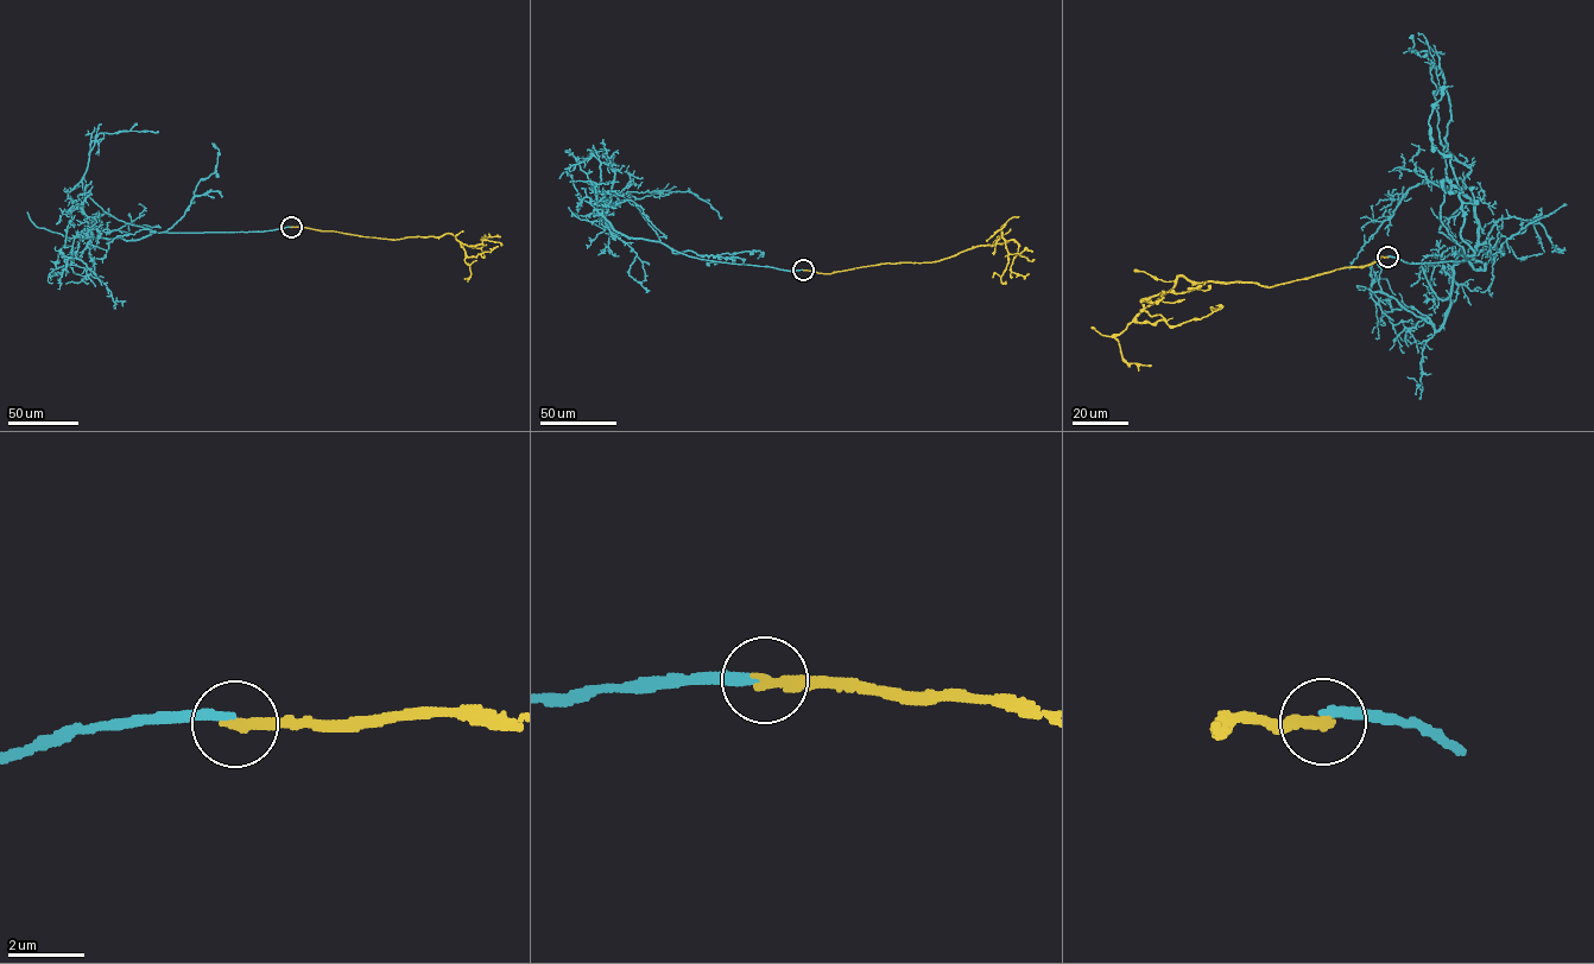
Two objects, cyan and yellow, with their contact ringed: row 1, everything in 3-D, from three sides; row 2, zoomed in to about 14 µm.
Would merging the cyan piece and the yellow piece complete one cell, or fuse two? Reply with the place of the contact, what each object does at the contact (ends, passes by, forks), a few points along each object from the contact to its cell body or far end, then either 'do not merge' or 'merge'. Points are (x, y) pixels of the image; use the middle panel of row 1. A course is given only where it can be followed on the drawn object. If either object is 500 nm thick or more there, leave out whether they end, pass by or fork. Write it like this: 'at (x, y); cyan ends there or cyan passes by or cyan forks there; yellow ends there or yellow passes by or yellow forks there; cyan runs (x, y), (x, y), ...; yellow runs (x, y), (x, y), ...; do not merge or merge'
at (803, 270); cyan ends there; yellow ends there; cyan runs (803, 270), (691, 258), (627, 238), (600, 214), (608, 210), (602, 200), (617, 194), (640, 198), (676, 186); yellow runs (803, 270), (830, 273), (937, 261), (992, 246), (1001, 233), (1009, 262), (1000, 277), (992, 278); do not merge

